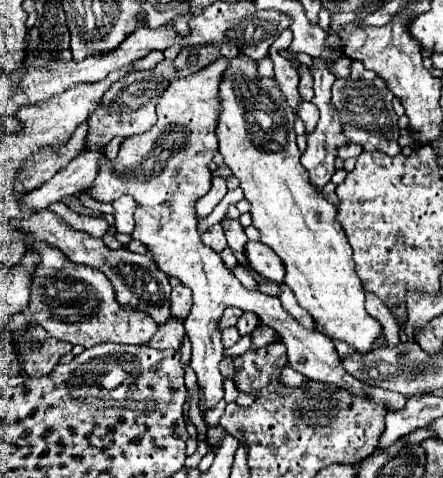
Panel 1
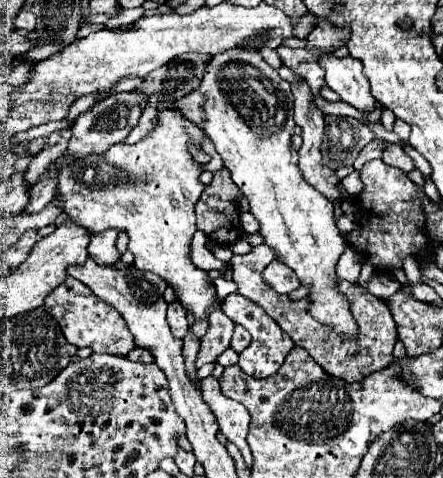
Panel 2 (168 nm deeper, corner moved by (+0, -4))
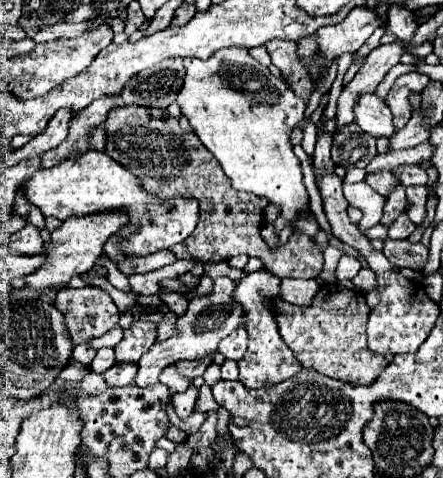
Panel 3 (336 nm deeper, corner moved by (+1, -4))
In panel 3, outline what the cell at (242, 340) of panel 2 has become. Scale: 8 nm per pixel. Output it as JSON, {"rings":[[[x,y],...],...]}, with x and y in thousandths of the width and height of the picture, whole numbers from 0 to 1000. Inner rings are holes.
{"rings":[[[530,690],[526,699],[508,703],[494,715],[494,736],[512,749],[512,753],[544,753],[549,741],[558,732],[558,690]]]}

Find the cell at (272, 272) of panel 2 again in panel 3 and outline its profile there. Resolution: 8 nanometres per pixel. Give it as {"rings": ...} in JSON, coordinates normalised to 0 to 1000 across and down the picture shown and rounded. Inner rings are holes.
{"rings":[[[661,582],[634,586],[634,623],[652,636],[702,640],[716,611],[720,611],[716,586],[661,586]]]}

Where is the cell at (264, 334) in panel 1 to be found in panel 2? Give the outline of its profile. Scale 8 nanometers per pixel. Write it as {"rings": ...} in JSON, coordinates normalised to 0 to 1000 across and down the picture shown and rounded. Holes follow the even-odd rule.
{"rings":[[[528,611],[510,623],[506,636],[506,657],[519,661],[533,678],[546,678],[564,699],[569,699],[569,715],[555,732],[542,736],[542,757],[537,766],[546,766],[546,774],[573,791],[600,791],[609,782],[623,782],[623,774],[637,766],[641,745],[659,732],[664,715],[659,707],[628,682],[628,674],[619,674],[619,665],[609,665],[582,636],[573,636],[569,628],[551,623],[546,615]]]}

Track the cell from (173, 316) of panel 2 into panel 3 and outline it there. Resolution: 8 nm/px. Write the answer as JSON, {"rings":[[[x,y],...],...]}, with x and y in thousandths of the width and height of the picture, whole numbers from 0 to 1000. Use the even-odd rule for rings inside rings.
{"rings":[[[386,649],[368,657],[363,674],[354,678],[354,711],[350,715],[368,715],[368,711],[377,711],[377,707],[391,703],[391,674],[395,669],[400,669],[400,661]]]}

